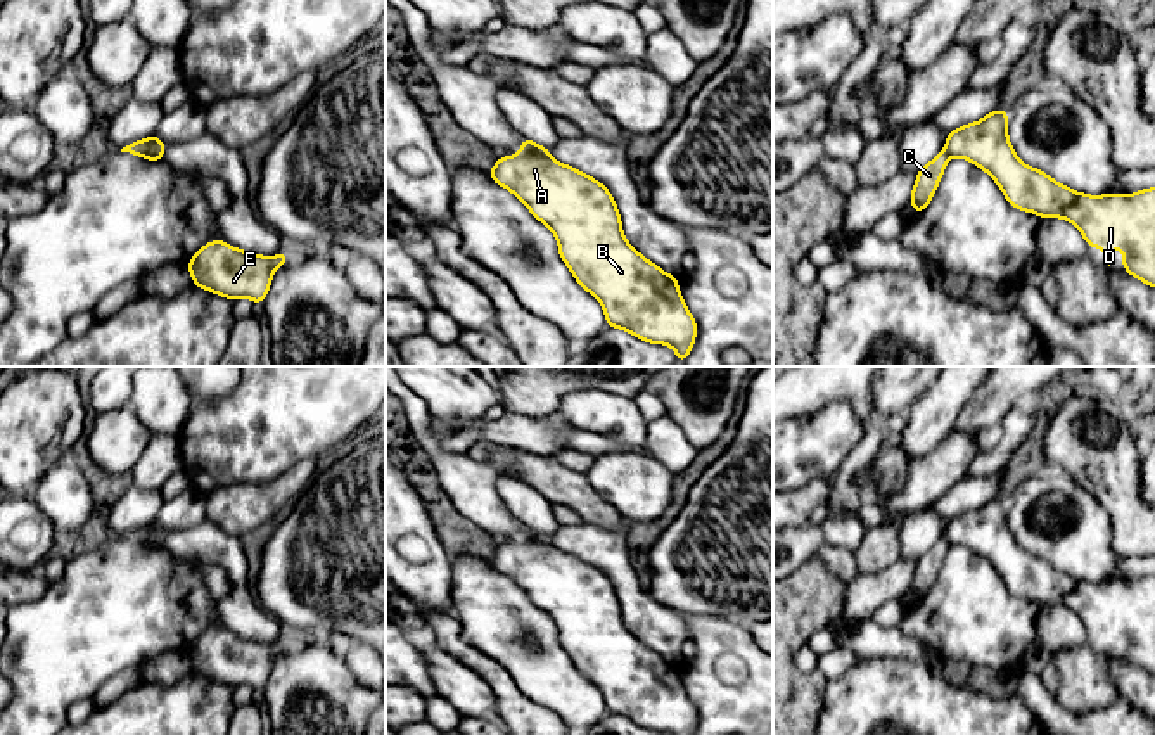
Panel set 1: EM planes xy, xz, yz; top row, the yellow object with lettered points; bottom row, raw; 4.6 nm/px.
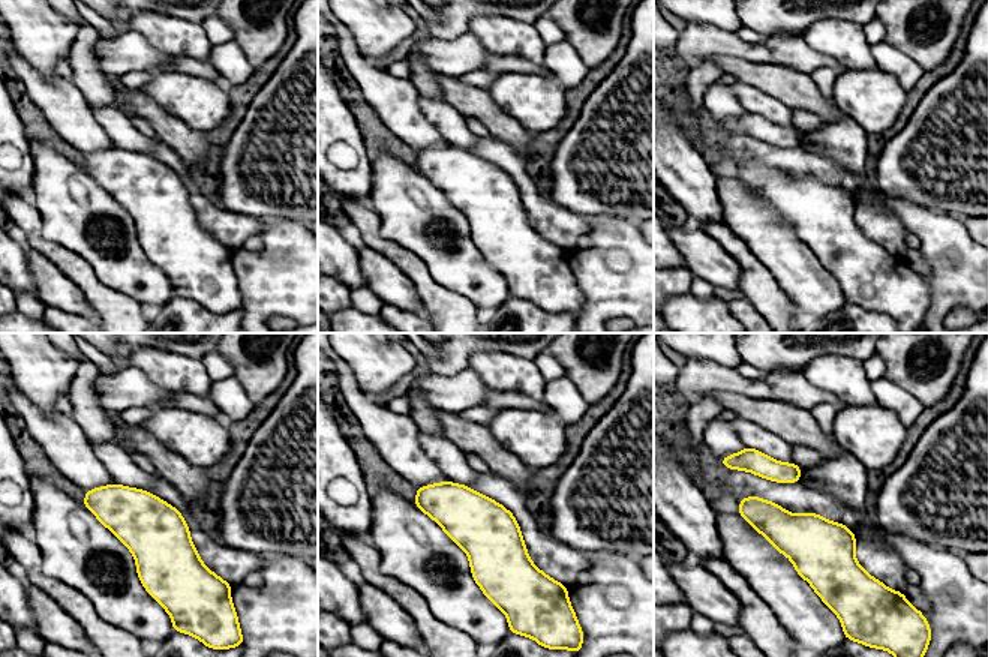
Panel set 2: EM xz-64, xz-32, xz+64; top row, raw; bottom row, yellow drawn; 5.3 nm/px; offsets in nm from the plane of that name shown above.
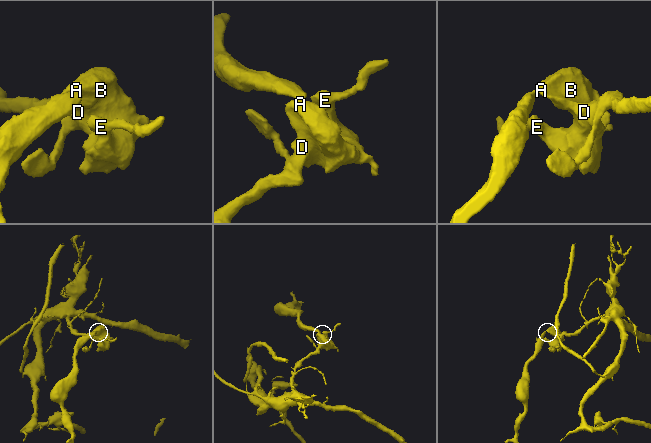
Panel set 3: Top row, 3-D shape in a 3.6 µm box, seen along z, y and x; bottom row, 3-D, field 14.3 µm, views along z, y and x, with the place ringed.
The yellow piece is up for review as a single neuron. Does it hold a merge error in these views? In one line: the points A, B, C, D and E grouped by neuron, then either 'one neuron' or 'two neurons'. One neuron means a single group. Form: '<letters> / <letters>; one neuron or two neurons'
A B D E / C; two neurons

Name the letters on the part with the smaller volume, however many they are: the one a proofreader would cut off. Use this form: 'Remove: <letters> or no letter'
Remove: C

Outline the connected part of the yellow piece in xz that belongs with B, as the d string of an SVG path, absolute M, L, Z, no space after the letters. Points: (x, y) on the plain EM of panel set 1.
M522 538L496 546L489 564L553 619L562 649L578 671L598 687L609 714L622 716L652 732L693 735L697 709L683 688L678 666L648 649L626 628L619 597L603 571L555 548L550 541Z

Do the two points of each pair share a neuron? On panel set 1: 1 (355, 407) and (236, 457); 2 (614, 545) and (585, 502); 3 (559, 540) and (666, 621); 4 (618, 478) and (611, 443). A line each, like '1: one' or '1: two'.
1: one
2: two
3: one
4: two

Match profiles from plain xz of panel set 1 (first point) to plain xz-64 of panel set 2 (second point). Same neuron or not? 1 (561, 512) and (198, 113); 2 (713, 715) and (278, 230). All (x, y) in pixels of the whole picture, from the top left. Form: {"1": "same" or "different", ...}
{"1": "different", "2": "same"}

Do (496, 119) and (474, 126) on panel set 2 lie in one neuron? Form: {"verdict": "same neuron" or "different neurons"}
{"verdict": "same neuron"}

